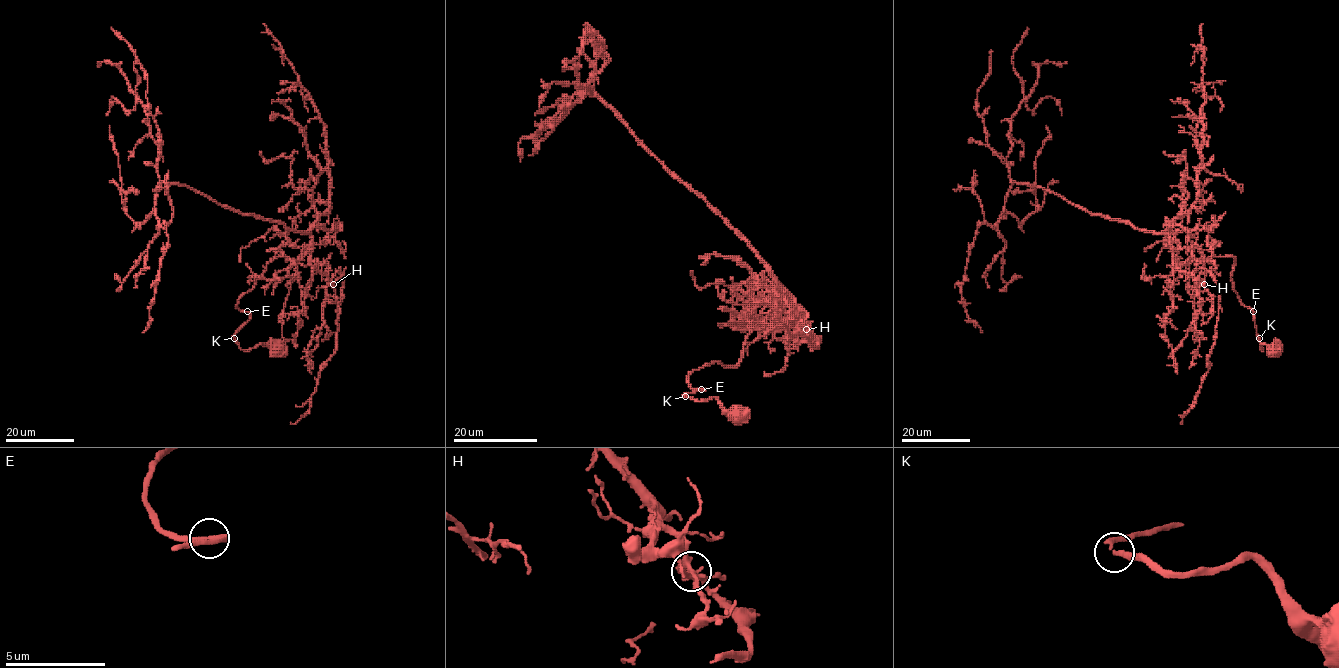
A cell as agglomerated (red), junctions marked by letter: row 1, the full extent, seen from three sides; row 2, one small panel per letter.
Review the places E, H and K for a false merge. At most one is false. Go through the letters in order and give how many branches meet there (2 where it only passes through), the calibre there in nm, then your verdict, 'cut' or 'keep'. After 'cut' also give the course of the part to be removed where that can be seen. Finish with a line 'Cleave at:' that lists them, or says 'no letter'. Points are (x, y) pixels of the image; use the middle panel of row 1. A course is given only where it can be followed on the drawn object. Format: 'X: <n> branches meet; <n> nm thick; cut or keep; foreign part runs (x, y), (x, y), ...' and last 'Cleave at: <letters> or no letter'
E: 2 branches meet; 180 nm thick; keep
H: 3 branches meet; 280 nm thick; keep
K: 2 branches meet; 190 nm thick; keep
Cleave at: no letter

